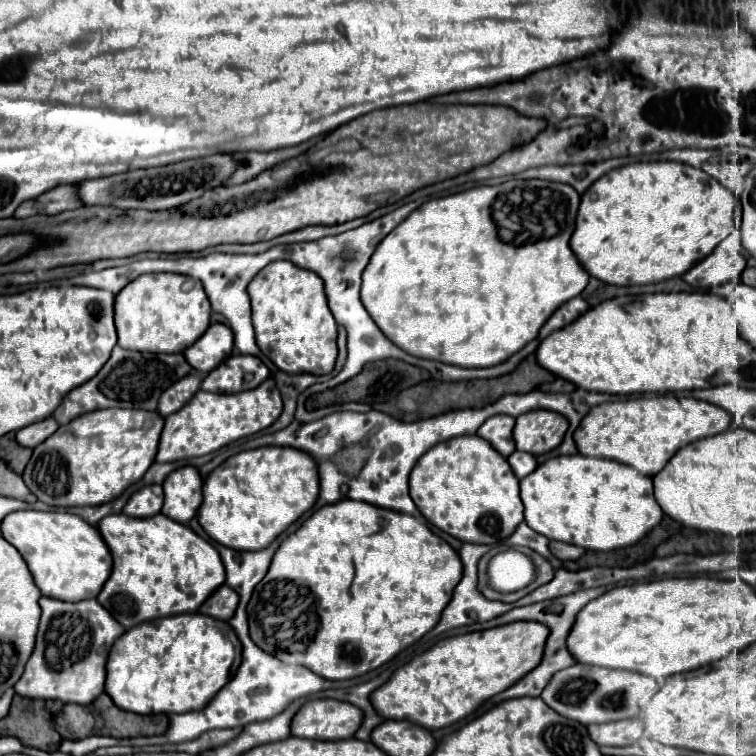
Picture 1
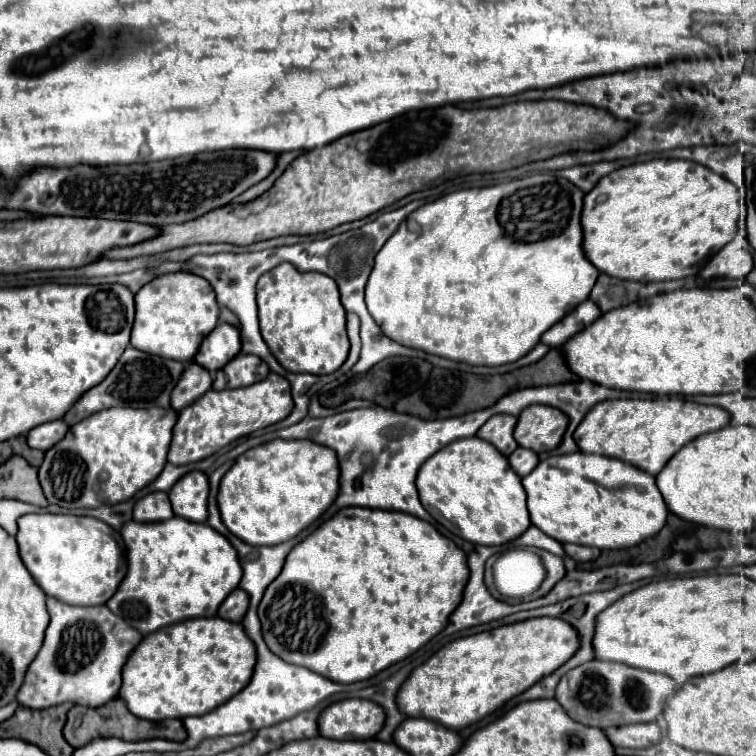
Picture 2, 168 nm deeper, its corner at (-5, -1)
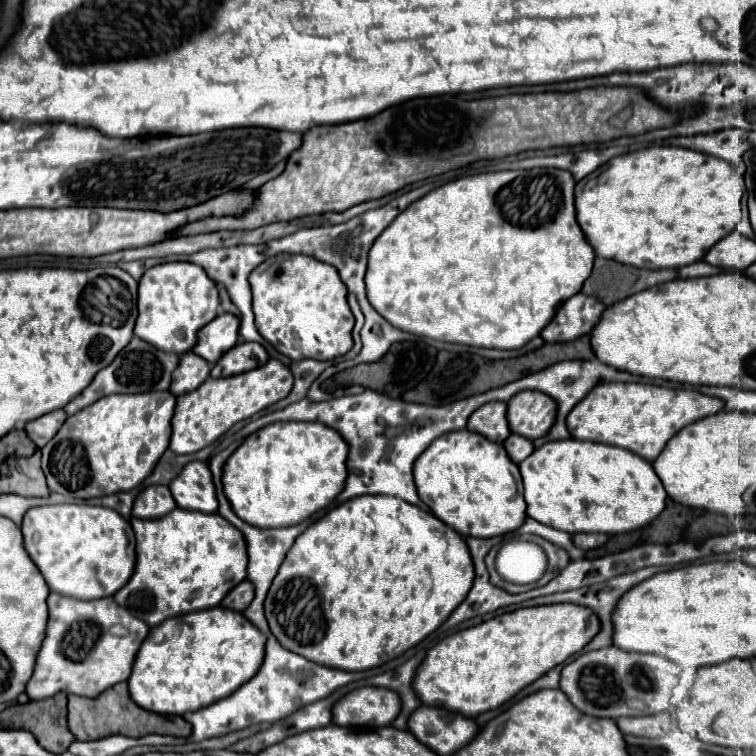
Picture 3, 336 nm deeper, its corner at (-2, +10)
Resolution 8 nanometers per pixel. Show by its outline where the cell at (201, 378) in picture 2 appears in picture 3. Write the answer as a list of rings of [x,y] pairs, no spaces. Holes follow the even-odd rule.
[[[186,352],[186,354],[180,358],[178,368],[174,370],[170,392],[172,392],[174,396],[192,392],[192,390],[196,390],[196,388],[208,378],[208,374],[210,374],[208,362],[202,360],[202,358],[200,358],[198,354],[194,354],[194,352]]]

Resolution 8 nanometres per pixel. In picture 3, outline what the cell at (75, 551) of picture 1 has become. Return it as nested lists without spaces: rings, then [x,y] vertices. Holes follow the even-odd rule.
[[[88,504],[36,506],[22,520],[22,536],[30,560],[50,590],[58,594],[78,600],[112,596],[132,576],[136,560],[134,532],[116,510]]]

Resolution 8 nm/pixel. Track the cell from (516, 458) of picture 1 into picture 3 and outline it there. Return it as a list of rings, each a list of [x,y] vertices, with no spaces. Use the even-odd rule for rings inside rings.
[[[510,434],[504,442],[504,448],[506,448],[506,452],[508,452],[508,456],[512,458],[514,464],[520,464],[524,458],[528,458],[534,452],[532,440],[518,436],[518,434]]]

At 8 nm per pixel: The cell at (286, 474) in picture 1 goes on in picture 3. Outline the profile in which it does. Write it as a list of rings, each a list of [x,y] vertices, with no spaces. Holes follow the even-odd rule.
[[[274,422],[250,434],[226,460],[222,484],[224,494],[238,518],[258,528],[294,526],[328,506],[344,488],[348,446],[342,436],[320,422]]]

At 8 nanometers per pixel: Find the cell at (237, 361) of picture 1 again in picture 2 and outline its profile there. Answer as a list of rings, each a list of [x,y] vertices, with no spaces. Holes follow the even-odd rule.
[[[237,355],[221,371],[217,371],[213,389],[237,389],[263,381],[269,375],[269,367],[257,355]]]

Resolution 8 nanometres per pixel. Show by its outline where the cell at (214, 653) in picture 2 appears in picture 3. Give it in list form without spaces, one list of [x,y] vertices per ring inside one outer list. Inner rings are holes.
[[[208,608],[186,616],[168,618],[142,642],[128,690],[132,700],[150,712],[184,714],[200,710],[240,688],[260,668],[264,660],[266,638],[240,612],[226,608]]]

